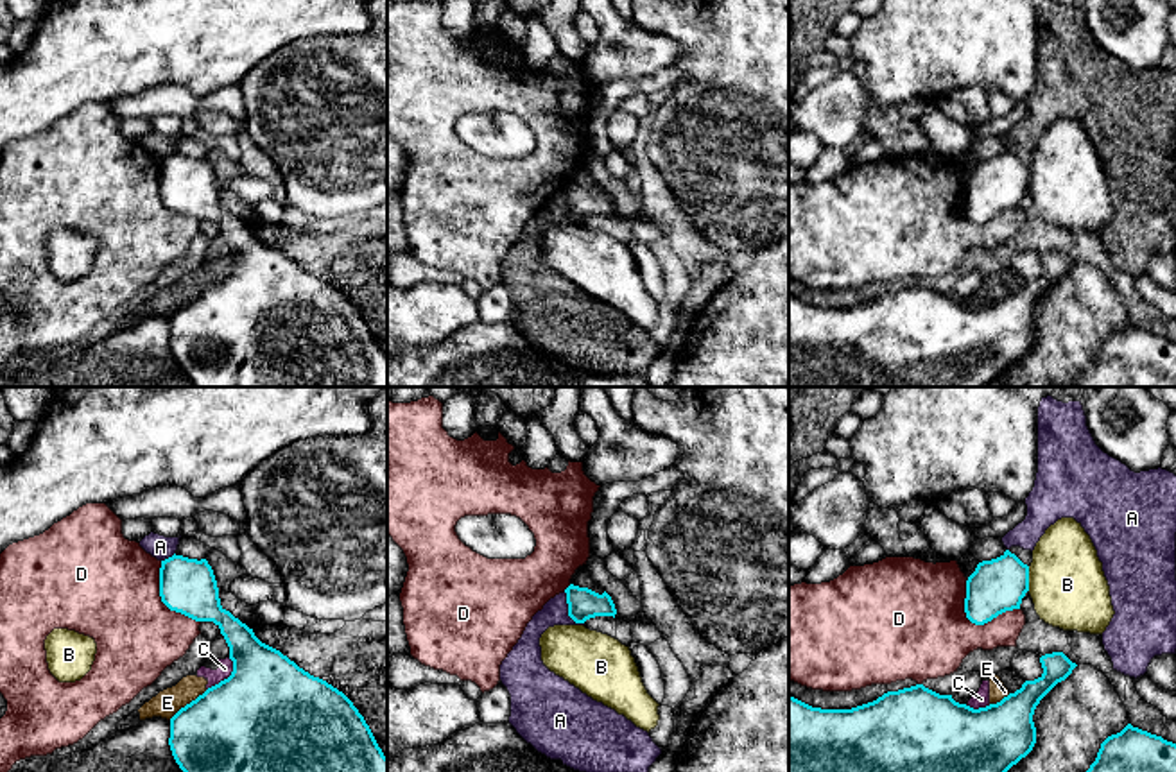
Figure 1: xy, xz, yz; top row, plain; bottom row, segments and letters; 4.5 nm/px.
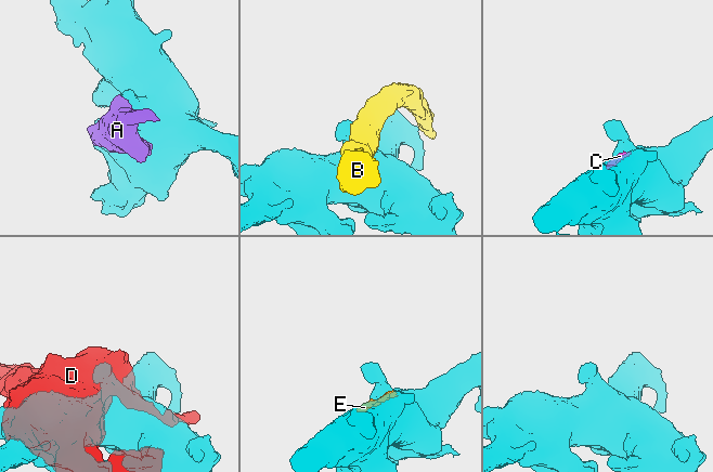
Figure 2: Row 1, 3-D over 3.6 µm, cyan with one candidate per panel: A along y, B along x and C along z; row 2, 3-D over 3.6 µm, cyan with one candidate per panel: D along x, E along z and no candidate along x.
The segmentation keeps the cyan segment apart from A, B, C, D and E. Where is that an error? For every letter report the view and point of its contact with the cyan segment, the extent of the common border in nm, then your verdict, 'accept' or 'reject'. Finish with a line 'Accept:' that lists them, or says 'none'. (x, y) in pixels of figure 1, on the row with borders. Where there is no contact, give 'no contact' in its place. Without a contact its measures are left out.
A: xz (569, 611) | 180 nm | reject
B: yz (1028, 579) | 110 nm | reject
C: xy (228, 677) | 190 nm | reject
D: yz (976, 624) | 280 nm | reject
E: xy (187, 704) | 220 nm | reject
Accept: none

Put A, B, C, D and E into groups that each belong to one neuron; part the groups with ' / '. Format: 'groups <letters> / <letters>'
groups A / B / C E / D

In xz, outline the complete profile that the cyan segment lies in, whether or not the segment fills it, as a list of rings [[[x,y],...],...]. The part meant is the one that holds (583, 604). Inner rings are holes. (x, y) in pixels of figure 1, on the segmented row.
[[[570,584],[566,589],[568,616],[575,623],[584,623],[595,616],[613,616],[617,614],[611,596],[604,591],[602,595]]]

